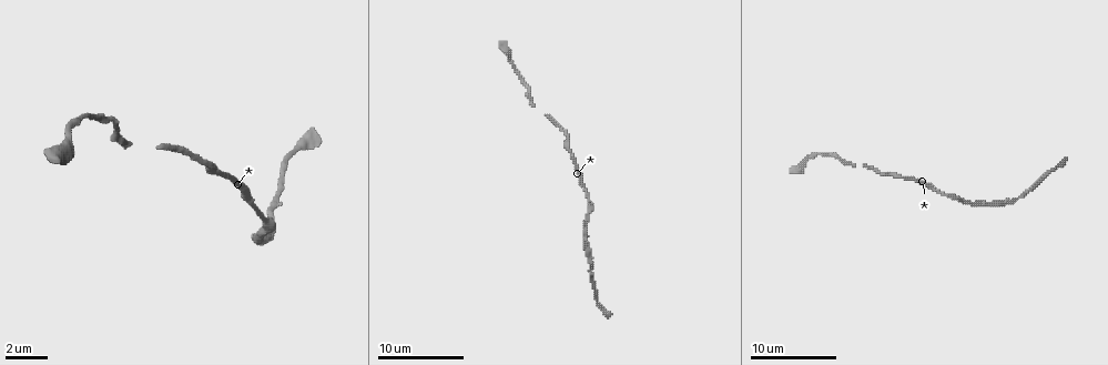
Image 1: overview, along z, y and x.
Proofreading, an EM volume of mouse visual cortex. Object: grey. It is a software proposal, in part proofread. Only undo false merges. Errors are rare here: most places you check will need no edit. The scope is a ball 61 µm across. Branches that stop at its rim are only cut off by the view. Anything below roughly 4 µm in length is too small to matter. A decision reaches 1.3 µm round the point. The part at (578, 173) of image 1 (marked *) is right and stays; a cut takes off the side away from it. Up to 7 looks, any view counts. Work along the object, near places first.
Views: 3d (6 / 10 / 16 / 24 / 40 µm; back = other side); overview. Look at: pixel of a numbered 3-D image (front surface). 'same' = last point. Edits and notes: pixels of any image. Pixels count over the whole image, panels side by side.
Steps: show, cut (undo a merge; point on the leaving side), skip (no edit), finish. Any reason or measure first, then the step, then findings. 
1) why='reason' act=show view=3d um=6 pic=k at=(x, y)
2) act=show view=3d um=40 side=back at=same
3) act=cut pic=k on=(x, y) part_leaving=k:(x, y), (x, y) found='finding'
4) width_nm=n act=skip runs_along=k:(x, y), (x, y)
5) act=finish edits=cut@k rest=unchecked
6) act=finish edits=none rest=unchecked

why='calibre changes' act=show view=3d um=10 pic=1 at=(952, 196)

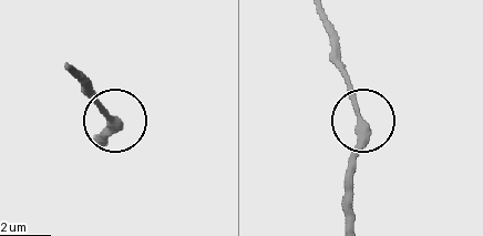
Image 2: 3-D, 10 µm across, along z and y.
why='other side' act=show view=3d um=10 side=back pic=2 at=(360, 117)

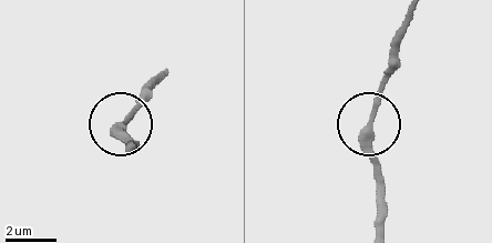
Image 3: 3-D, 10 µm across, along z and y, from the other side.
act=skip runs_along=3:(401, 41), (396, 71), (366, 128), (378, 196) found='all the same neuron'

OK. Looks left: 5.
why='thick turns thin' act=show view=3d um=6 pic=1 at=(592, 261)

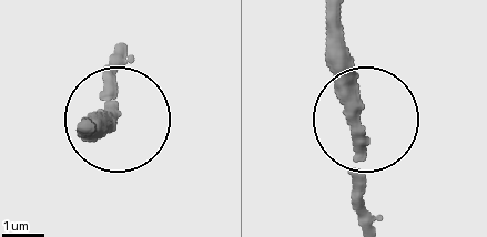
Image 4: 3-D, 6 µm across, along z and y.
act=show view=3d um=6 side=back pic=4 at=(355, 124)

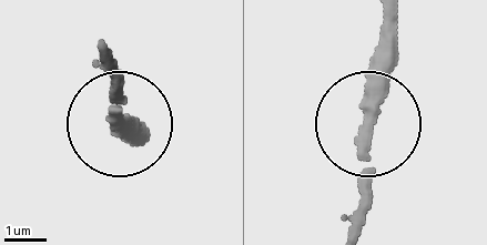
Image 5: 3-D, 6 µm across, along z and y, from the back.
act=skip runs_along=5:(388, 19), (388, 82), (367, 135), (367, 216) found='all the same neuron'

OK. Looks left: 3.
why='sudden change in width' act=show view=3d um=6 pic=1 at=(807, 158)

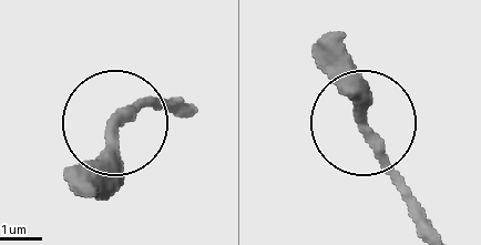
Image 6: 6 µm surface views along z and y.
act=skip runs_along=6:(432, 227), (376, 132), (347, 51) found='continuous, no second neuron'

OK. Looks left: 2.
why='a narrow waist' act=show view=3d um=10 pic=1 at=(853, 166)

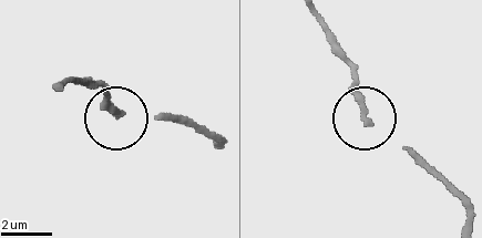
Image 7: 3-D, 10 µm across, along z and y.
act=show view=3d um=6 pic=7 at=(368, 122)

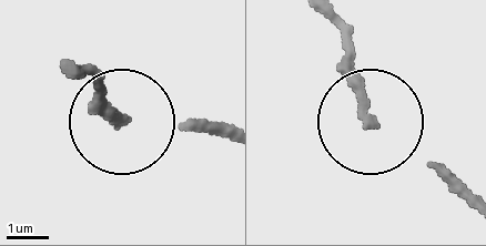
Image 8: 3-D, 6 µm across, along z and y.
act=skip runs_along=8:(224, 137), (121, 126), (97, 84), (68, 73) found='continuous, no second neuron'

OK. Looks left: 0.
act=finish edits=none rest=unchecked

